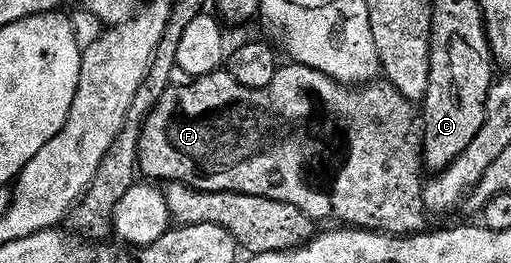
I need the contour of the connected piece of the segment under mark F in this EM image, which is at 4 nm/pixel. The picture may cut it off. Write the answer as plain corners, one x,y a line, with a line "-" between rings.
286,63
263,89
236,83
229,71
185,83
171,84
144,123
138,151
143,178
191,185
205,193
243,193
280,200
298,207
315,223
331,217
338,221
334,223
391,235
413,235
427,228
416,109
389,81
375,79
351,87
312,67

